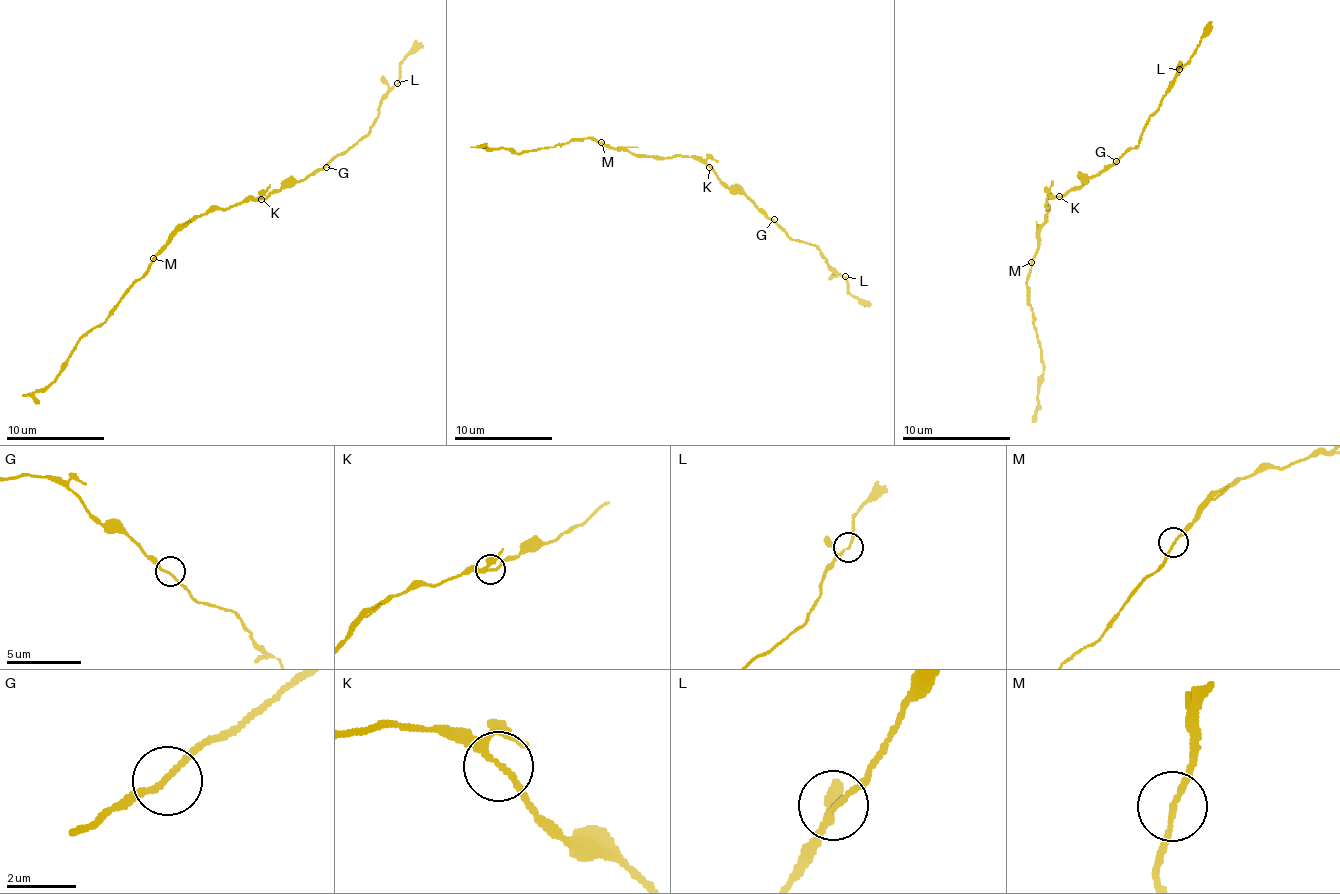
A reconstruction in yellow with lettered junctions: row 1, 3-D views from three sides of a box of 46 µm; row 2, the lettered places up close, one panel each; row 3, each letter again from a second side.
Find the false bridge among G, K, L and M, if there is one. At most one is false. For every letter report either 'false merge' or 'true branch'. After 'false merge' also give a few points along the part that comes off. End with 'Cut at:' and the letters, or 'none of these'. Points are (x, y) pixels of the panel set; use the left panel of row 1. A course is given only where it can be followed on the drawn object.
G: true branch
K: true branch
L: true branch
M: true branch
Cut at: none of these

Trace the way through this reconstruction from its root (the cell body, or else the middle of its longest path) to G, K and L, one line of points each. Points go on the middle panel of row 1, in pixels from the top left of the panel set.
G: (685, 155), (702, 160), (722, 182), (732, 189), (739, 189), (774, 219)
K: (685, 155), (702, 160), (709, 167)
L: (685, 155), (702, 160), (722, 182), (732, 189), (739, 189), (793, 239), (813, 244), (825, 261), (845, 276)

